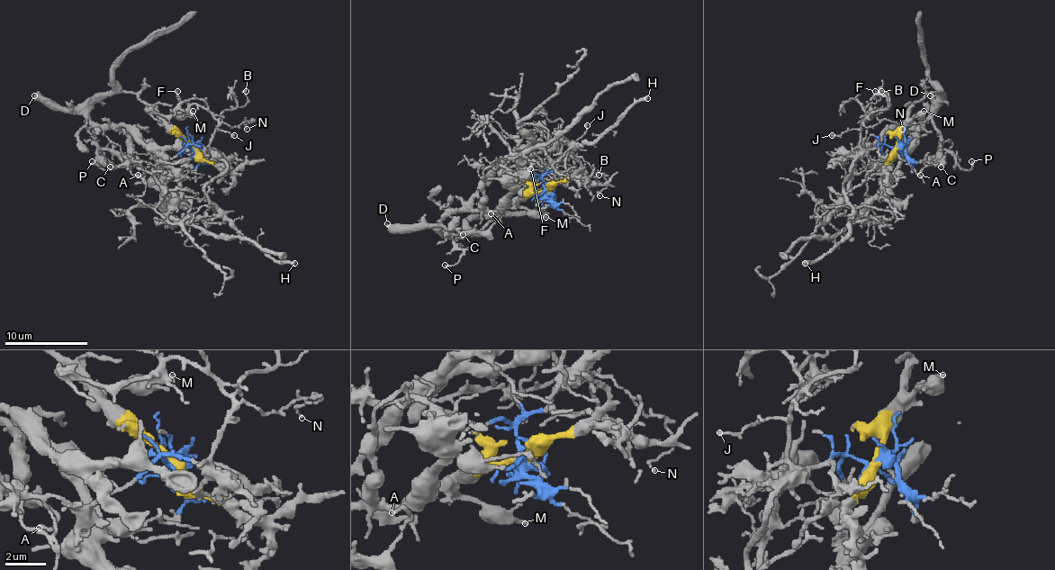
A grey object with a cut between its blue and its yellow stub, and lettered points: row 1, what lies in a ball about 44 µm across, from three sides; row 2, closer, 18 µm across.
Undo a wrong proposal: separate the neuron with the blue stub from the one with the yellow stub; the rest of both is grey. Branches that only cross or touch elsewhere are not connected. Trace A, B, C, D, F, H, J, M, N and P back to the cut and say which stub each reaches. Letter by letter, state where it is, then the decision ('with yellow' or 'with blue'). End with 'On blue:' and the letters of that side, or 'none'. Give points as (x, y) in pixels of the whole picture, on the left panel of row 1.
A: place (138, 175); with yellow
B: place (246, 91); with blue
C: place (110, 167); with yellow
D: place (34, 95); with yellow
F: place (177, 91); with blue
H: place (294, 263); with blue
J: place (234, 135); with blue
M: place (193, 111); with yellow
N: place (247, 129); with blue
P: place (92, 161); with yellow
On blue: B, F, H, J, N

